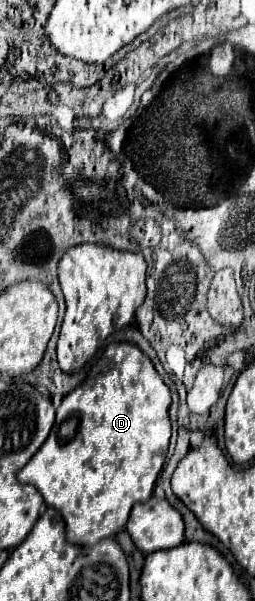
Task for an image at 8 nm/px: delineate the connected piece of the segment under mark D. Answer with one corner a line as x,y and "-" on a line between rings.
112,343
112,345
108,345
106,351
102,353
102,357
98,359
98,363
92,367
88,379
62,399
62,405
56,411
56,423
52,427
52,433
48,435
48,439
40,447
40,451
34,455
34,459
30,459
30,463
26,463
26,467
22,467
22,471
18,471
18,481
34,485
42,493
44,503
54,507
56,511
60,511
60,515
64,517
64,523
66,523
66,539
68,539
68,543
80,545
80,547
92,547
92,545
96,545
98,541
102,541
106,537
114,537
118,531
124,529
132,505
134,503
144,503
146,499
152,497
154,483
156,483
158,473
160,473
160,469
164,465
164,459
166,459
166,453
168,453
168,443
170,443
170,415
168,415
168,407
170,407
168,385
162,381
162,377
156,371
154,363
134,343

